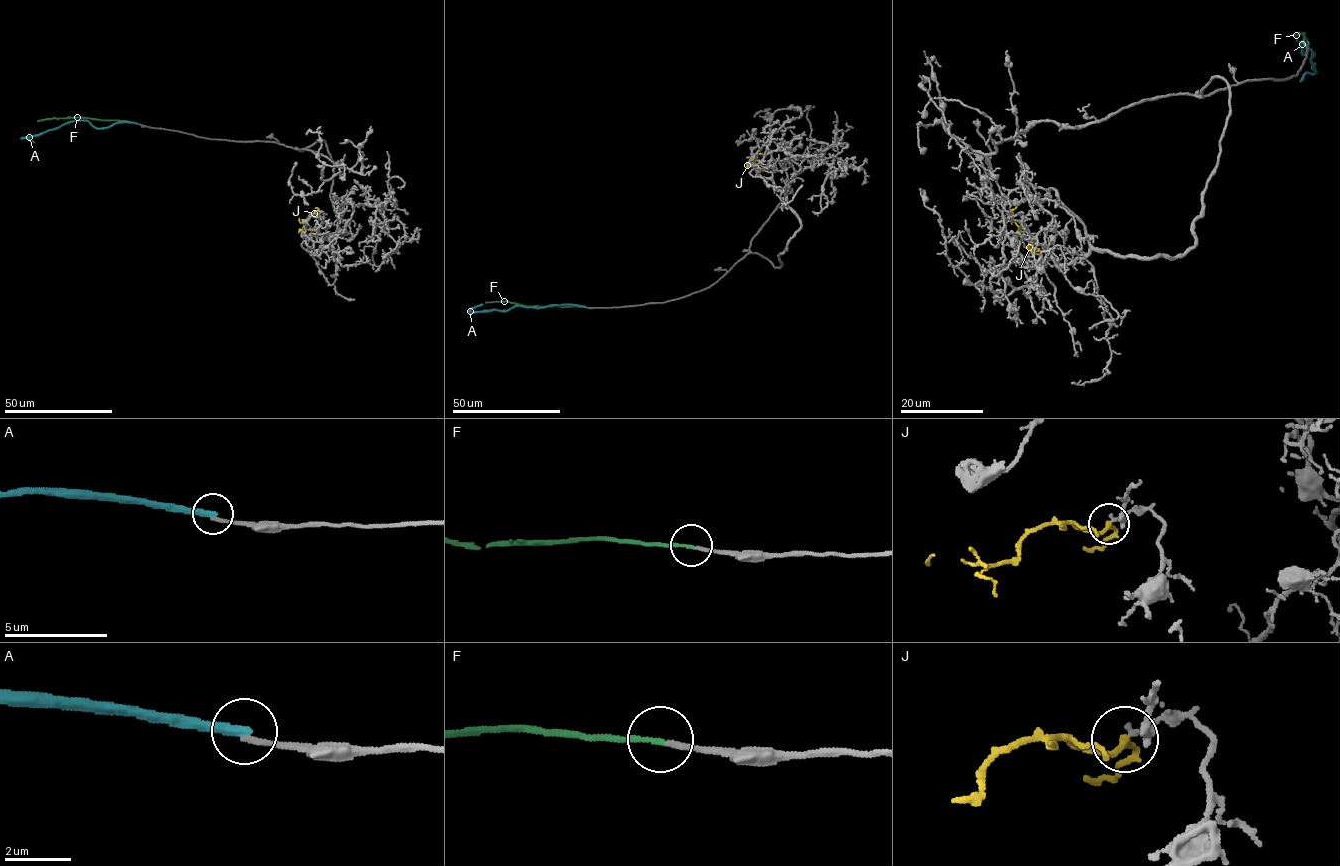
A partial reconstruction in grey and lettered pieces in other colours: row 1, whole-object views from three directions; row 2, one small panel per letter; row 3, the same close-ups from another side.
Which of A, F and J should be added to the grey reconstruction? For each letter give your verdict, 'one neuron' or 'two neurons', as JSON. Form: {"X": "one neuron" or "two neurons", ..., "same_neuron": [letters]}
{"A": "two neurons", "F": "one neuron", "J": "two neurons", "same_neuron": ["F"]}

